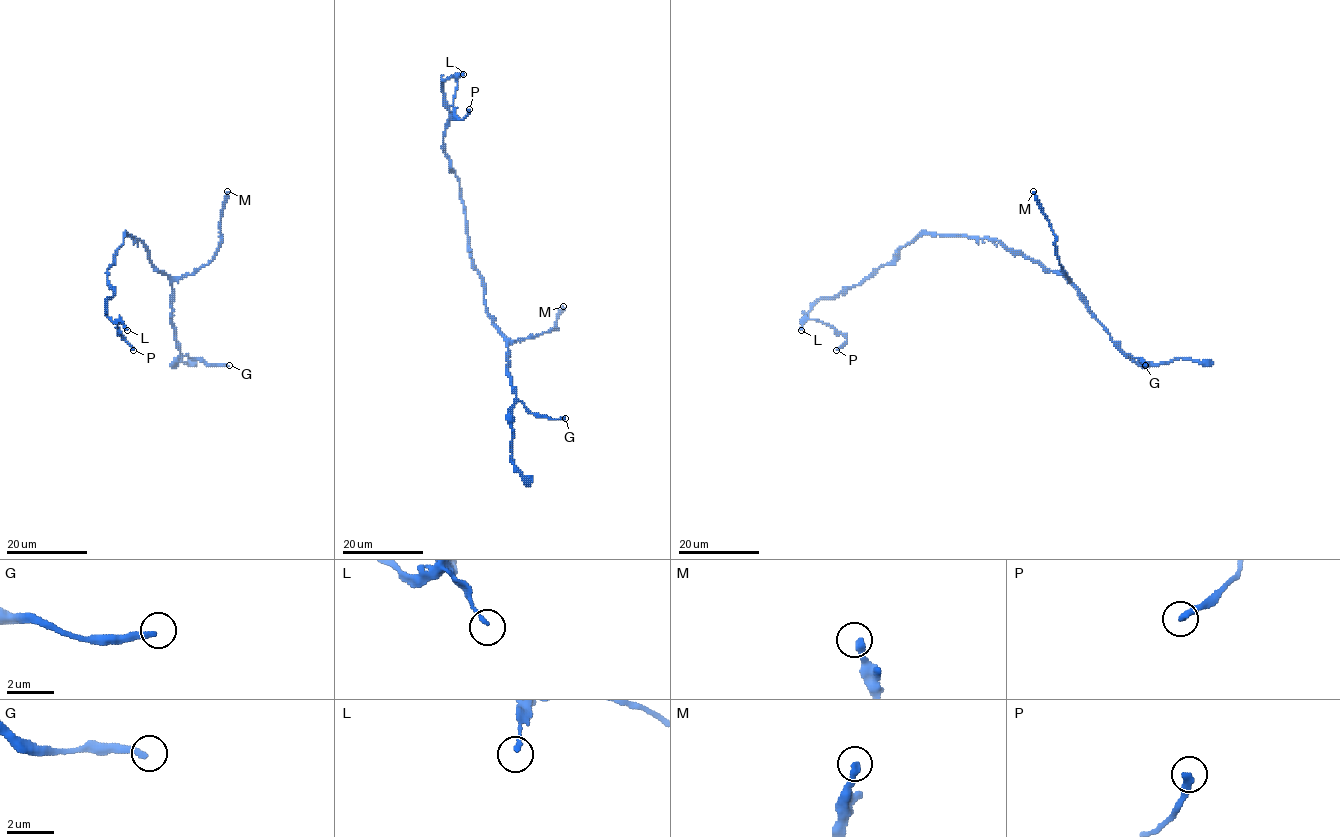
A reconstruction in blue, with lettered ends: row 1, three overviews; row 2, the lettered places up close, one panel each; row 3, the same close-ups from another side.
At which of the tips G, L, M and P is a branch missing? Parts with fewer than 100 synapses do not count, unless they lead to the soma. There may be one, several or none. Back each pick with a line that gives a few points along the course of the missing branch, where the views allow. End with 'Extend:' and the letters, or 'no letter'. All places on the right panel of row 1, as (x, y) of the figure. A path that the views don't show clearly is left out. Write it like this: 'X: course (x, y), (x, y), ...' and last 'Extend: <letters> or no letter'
G: course (1145, 365), (1063, 439), (911, 526), (815, 526), (734, 467)
Extend: G

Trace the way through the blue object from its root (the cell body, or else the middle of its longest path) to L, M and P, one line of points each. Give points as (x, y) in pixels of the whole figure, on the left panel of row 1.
L: (136, 239), (125, 235), (108, 270), (114, 294), (107, 299), (106, 314), (127, 330)
M: (136, 239), (147, 248), (150, 262), (158, 270), (173, 278), (194, 274), (218, 249), (227, 191)
P: (136, 239), (125, 235), (108, 270), (114, 294), (106, 311), (113, 321), (121, 319), (118, 332), (133, 350)

